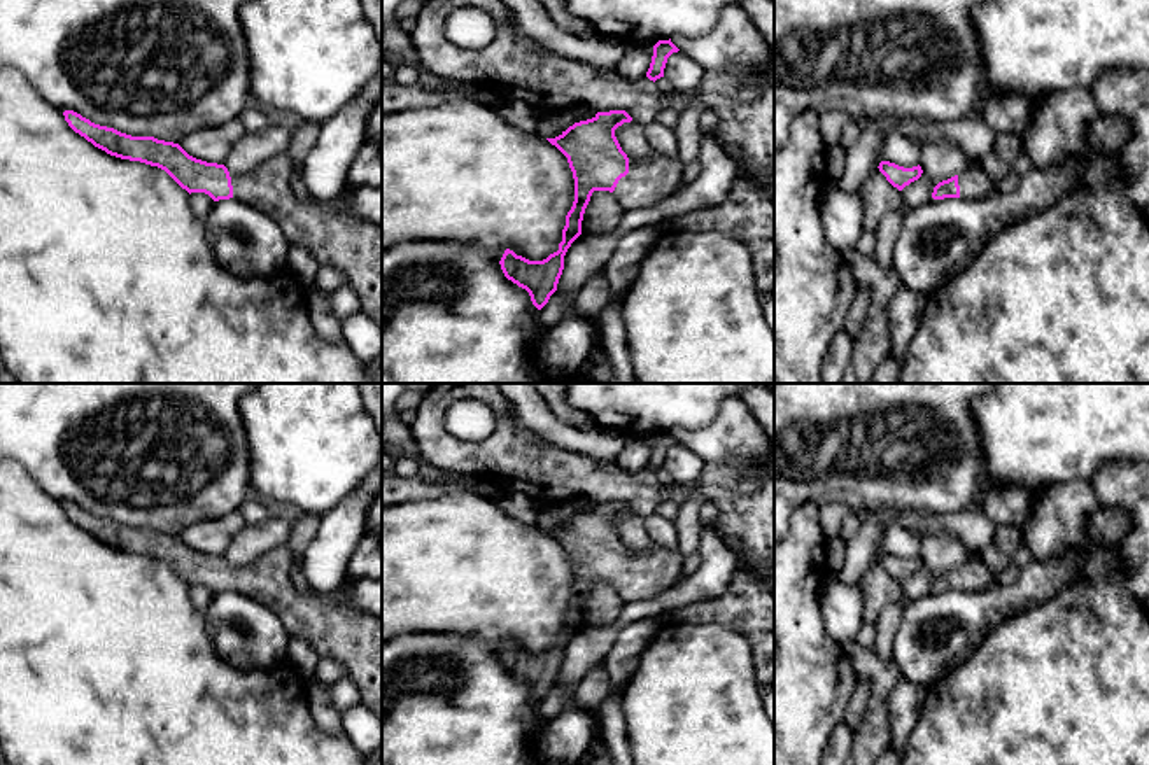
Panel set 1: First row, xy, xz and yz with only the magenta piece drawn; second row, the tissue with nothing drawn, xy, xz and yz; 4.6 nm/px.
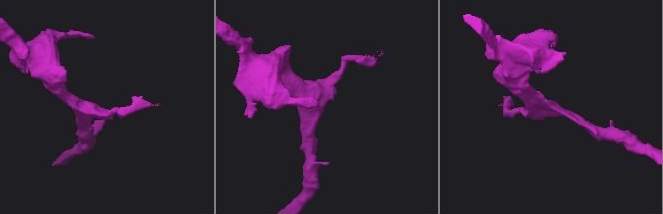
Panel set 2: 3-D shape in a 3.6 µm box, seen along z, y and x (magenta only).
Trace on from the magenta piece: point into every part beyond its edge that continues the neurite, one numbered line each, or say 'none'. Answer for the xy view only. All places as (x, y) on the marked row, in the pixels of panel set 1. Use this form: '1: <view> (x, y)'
1: xy (326, 228)

